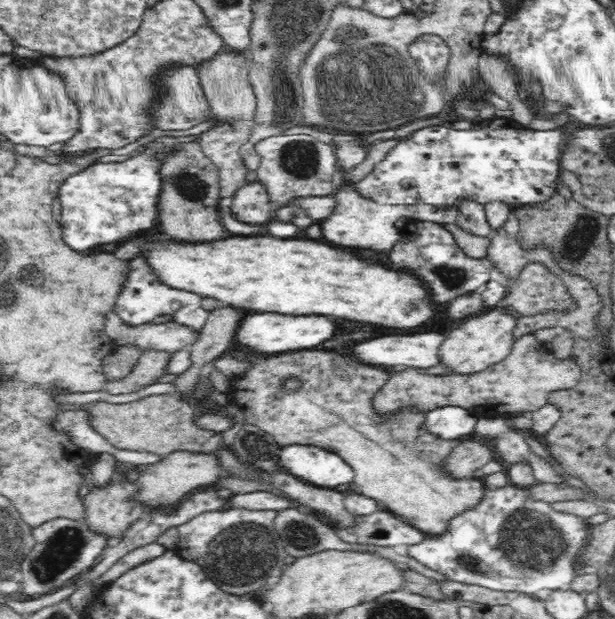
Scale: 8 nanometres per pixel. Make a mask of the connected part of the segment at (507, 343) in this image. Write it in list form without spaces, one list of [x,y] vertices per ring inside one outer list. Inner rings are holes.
[[[495,308],[492,312],[478,317],[471,316],[462,321],[462,324],[448,332],[439,348],[440,363],[450,373],[460,376],[468,376],[473,373],[484,371],[493,364],[504,360],[510,354],[512,345],[515,343],[514,330],[516,319],[511,313],[506,313],[502,308]]]

